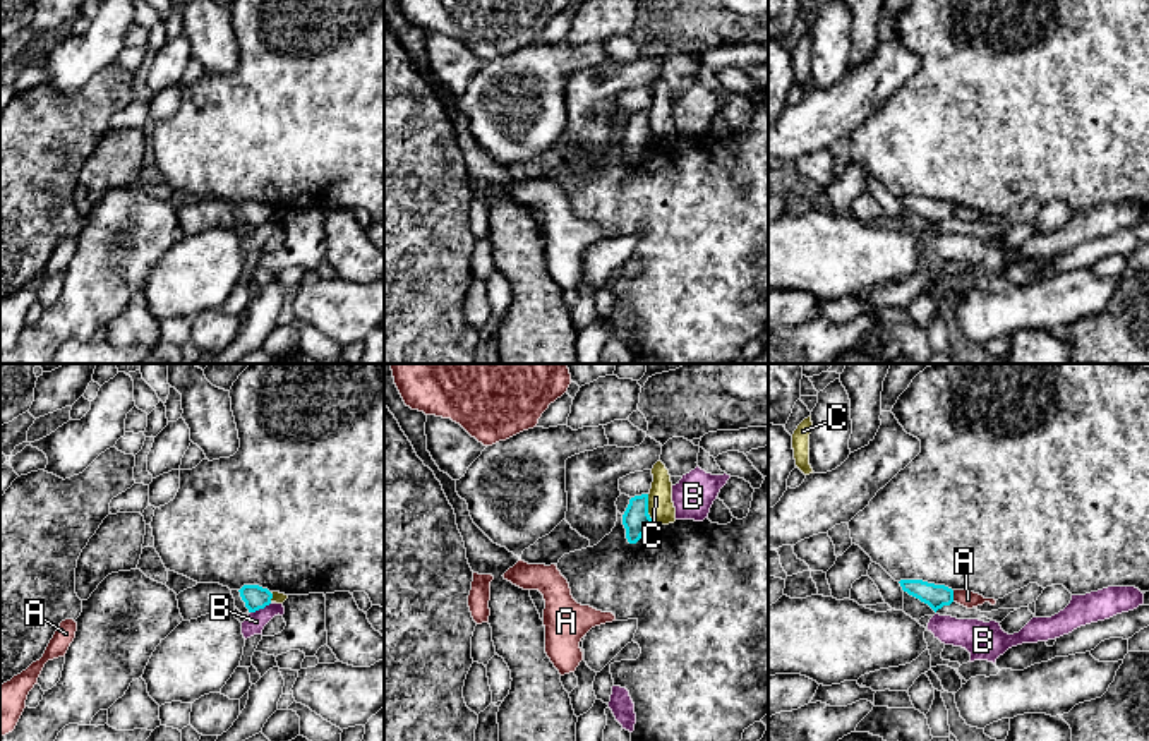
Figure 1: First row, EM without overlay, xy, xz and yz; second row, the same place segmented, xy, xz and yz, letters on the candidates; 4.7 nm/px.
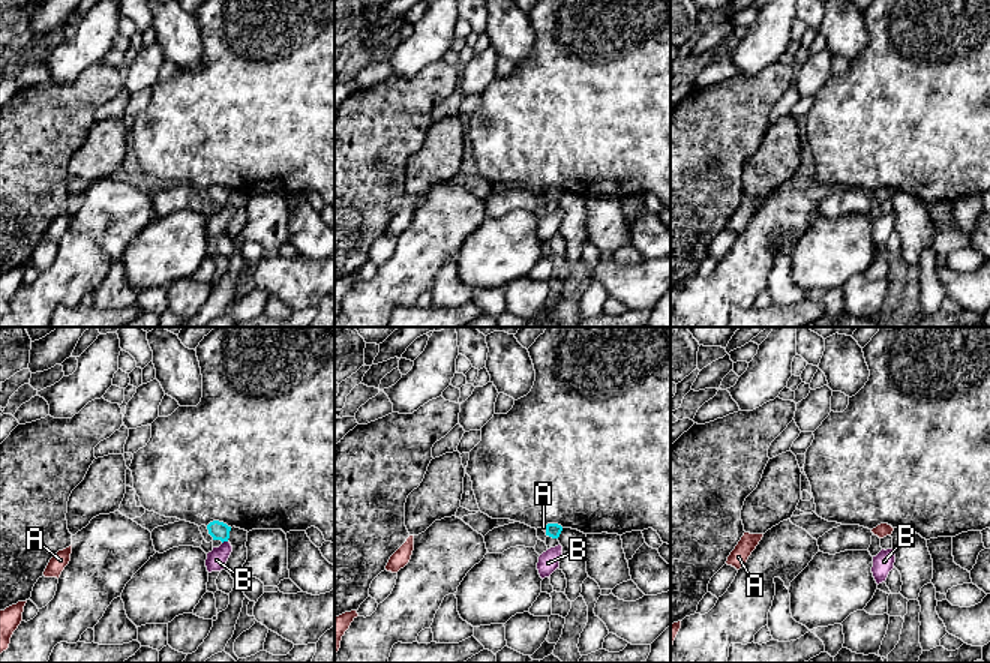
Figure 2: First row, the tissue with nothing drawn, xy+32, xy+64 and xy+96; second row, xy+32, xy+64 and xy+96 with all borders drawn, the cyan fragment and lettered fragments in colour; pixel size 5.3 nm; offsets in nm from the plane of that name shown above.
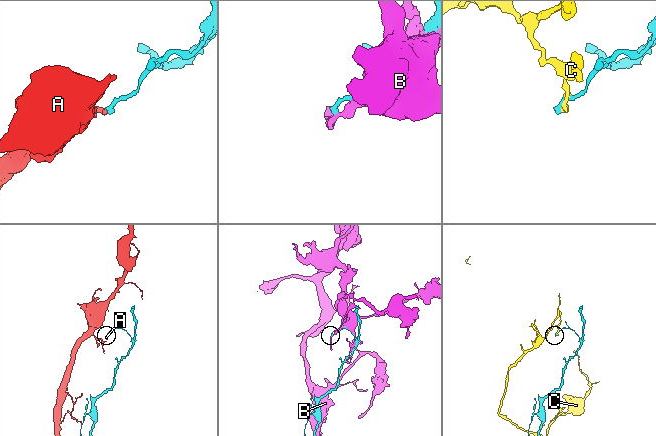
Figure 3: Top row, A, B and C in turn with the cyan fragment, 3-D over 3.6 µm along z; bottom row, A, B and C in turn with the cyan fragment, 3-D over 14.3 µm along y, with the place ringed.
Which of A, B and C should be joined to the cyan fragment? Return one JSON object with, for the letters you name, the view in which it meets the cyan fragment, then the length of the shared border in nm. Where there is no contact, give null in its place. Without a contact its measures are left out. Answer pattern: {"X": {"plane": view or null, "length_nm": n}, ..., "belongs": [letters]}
{"belongs": []}

